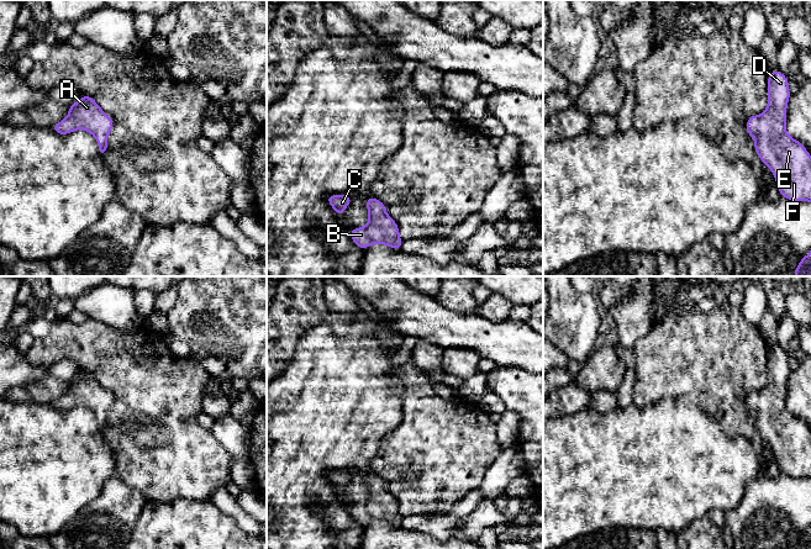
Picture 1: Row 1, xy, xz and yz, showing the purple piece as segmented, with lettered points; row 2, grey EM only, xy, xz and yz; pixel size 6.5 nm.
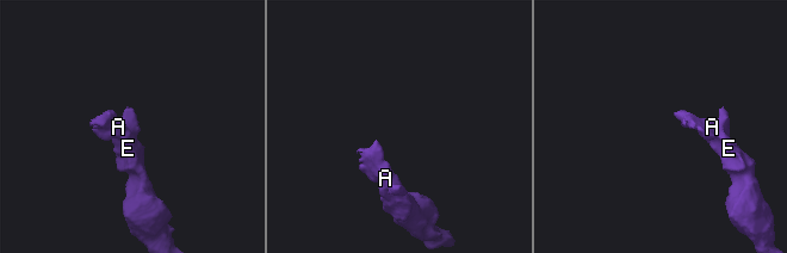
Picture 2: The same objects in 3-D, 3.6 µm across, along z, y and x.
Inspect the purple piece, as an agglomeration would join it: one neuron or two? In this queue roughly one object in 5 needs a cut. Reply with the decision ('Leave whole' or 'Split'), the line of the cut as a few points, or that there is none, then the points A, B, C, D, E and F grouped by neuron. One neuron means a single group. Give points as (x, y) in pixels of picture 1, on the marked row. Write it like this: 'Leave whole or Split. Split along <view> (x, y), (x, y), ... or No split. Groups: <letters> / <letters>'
Leave whole. No split. Groups: A B C D E F

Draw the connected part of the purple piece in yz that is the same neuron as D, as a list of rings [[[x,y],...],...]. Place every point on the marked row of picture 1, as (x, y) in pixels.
[[[779,70],[768,74],[768,105],[760,115],[747,118],[747,134],[754,137],[754,151],[759,159],[771,170],[779,196],[791,201],[811,202],[811,154],[805,146],[786,132],[786,109],[791,93],[789,79]]]

